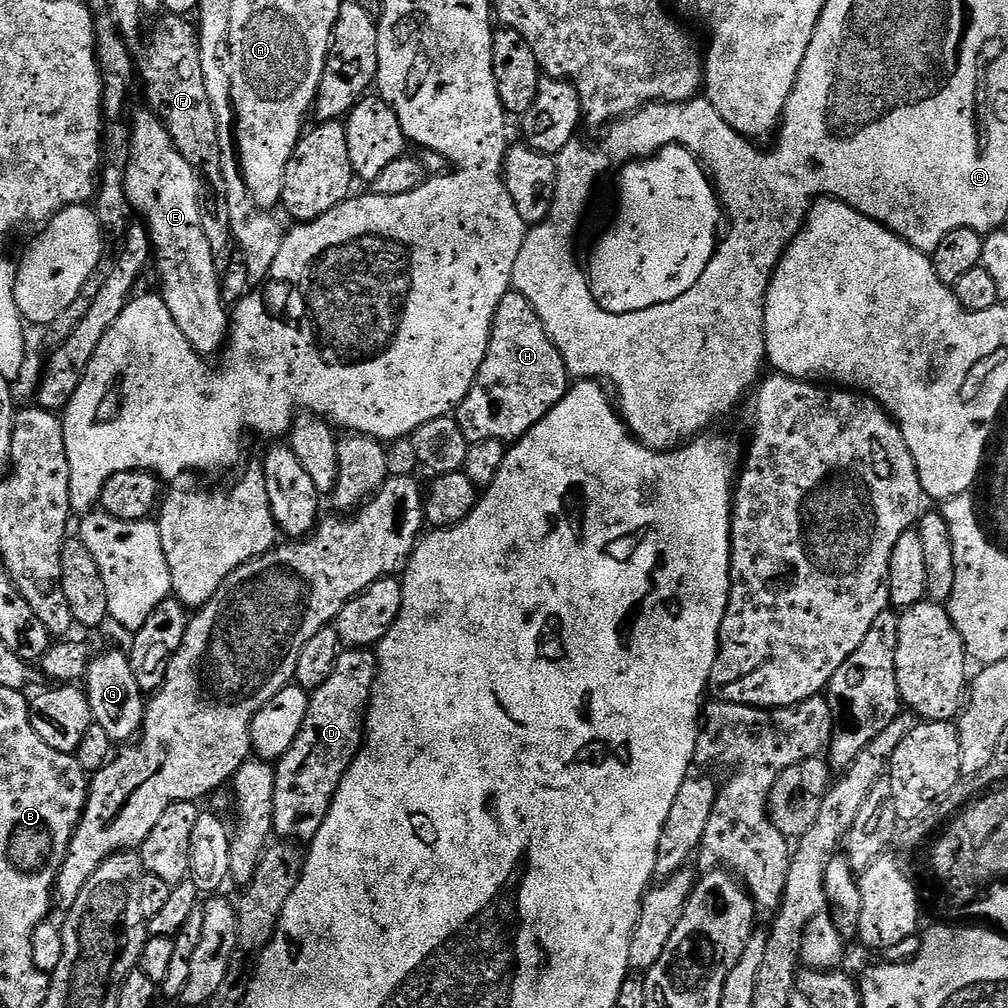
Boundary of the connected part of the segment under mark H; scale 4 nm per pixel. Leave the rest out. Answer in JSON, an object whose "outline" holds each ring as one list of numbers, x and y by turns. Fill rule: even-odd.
{"outline":[[510,290,494,314,488,353,474,386,456,409,454,418,469,445,483,440,515,442,562,402,569,387,566,362,548,337,534,306,520,292]]}

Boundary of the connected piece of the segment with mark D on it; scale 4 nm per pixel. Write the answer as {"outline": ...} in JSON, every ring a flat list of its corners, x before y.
{"outline":[[367,648,341,651,334,674,311,693,306,722,294,746,275,765,272,831,284,842,311,842,322,830,342,778,364,747,368,703,378,671,378,656]]}

